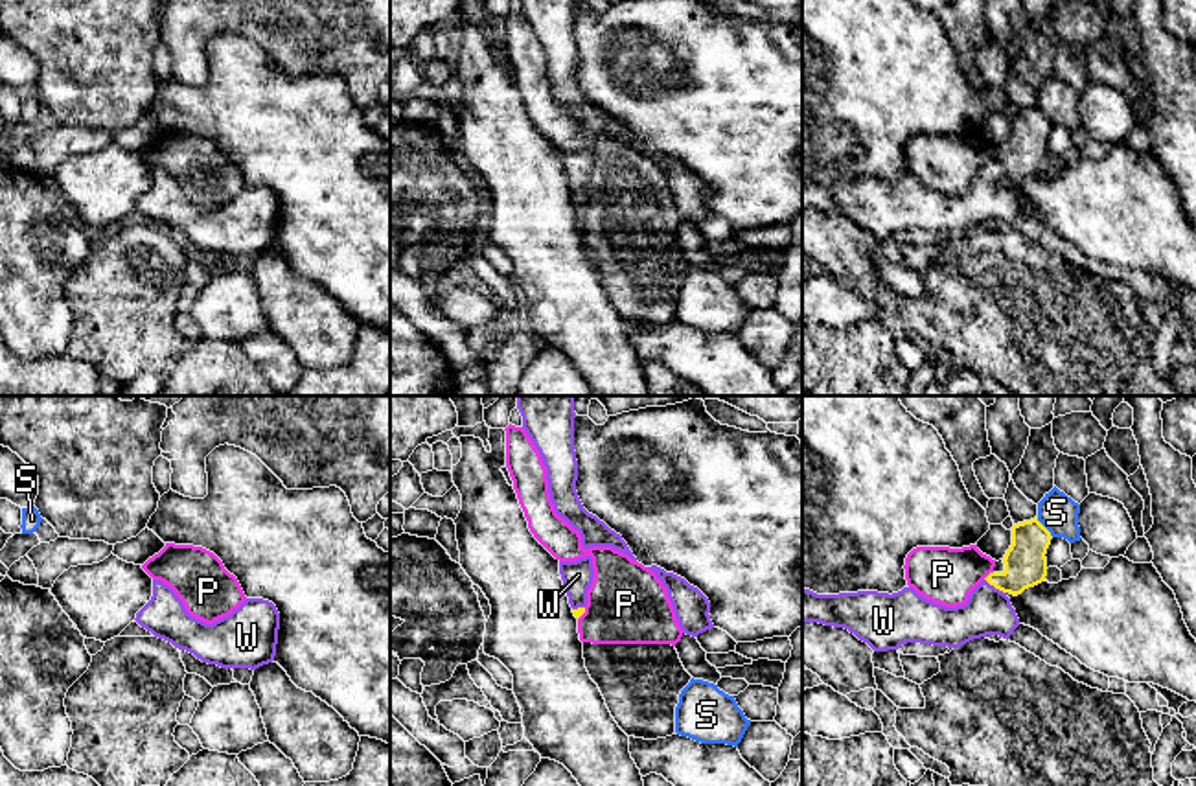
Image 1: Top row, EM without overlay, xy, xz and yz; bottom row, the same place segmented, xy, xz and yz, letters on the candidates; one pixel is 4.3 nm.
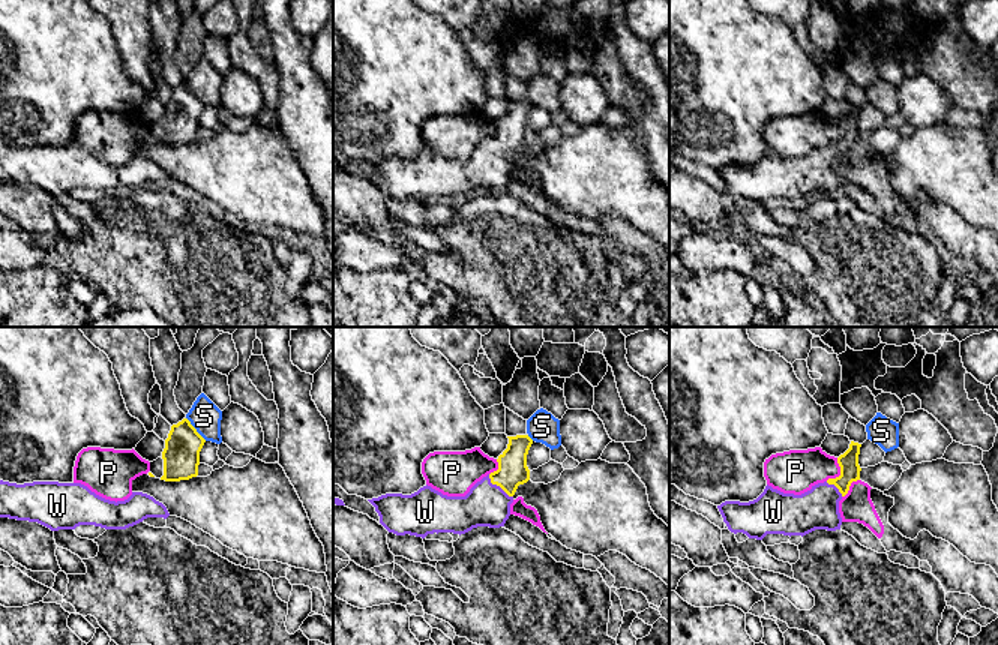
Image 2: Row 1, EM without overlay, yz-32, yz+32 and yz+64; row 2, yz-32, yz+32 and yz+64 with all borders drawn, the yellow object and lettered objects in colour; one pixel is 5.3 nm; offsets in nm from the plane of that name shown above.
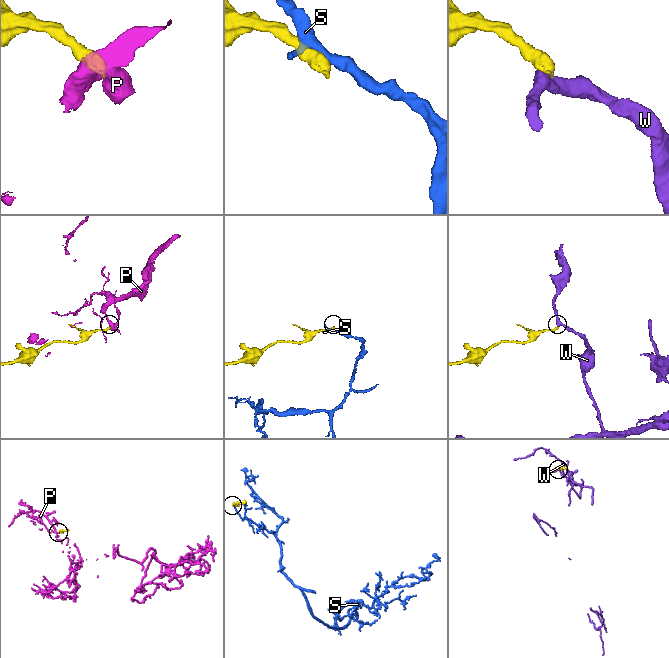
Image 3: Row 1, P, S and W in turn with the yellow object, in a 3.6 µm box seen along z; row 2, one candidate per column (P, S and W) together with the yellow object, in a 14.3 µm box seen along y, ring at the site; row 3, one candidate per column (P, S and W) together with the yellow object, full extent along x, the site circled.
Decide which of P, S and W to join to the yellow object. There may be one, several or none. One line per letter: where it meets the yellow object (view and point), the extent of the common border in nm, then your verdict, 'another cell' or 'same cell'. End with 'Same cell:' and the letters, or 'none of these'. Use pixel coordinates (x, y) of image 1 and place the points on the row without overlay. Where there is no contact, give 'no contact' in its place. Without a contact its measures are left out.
P: contact yz (988, 162); length 60 nm; another cell
S: contact yz (1044, 115); length 120 nm; another cell
W: contact yz (996, 175); length 120 nm; same cell
Same cell: W

